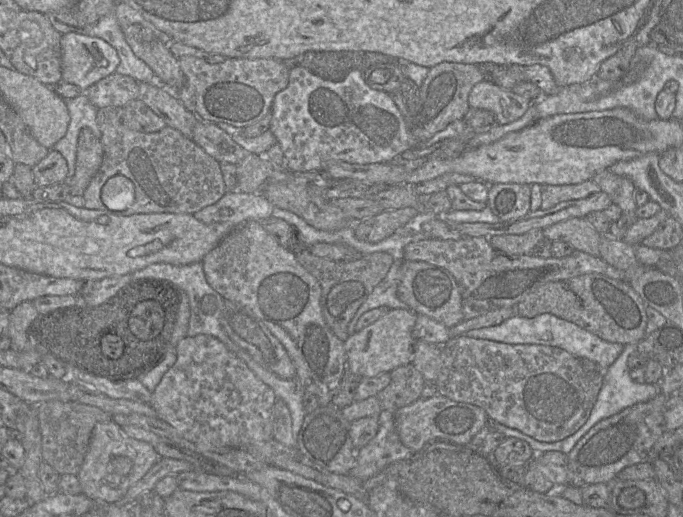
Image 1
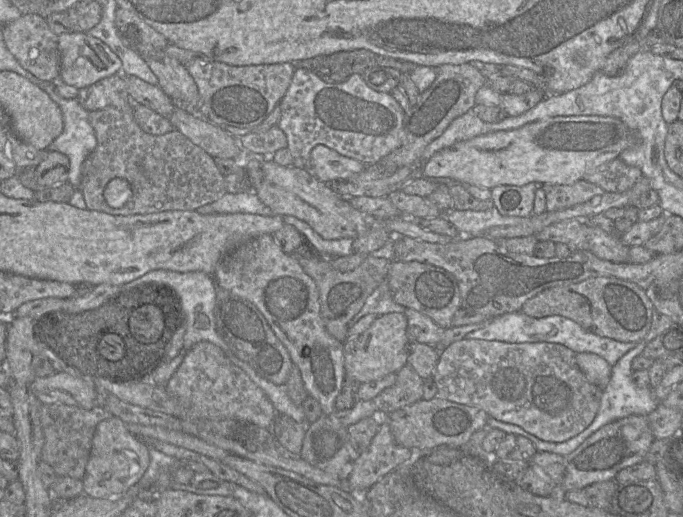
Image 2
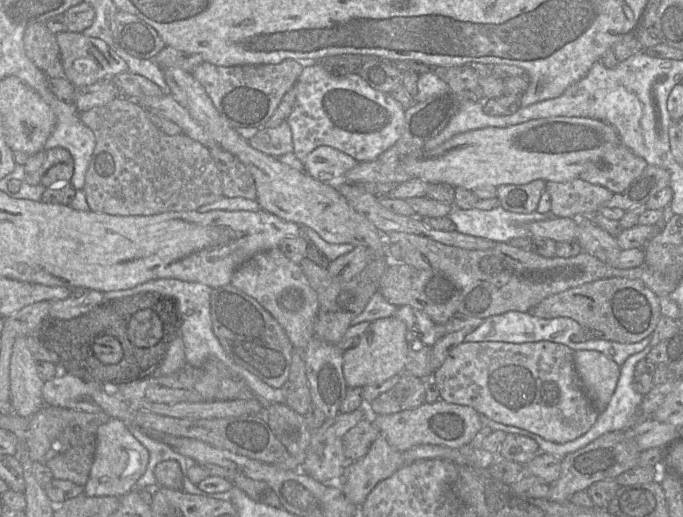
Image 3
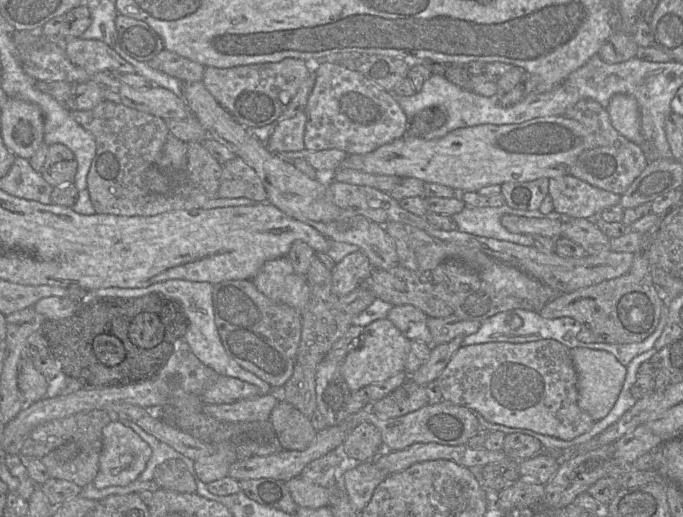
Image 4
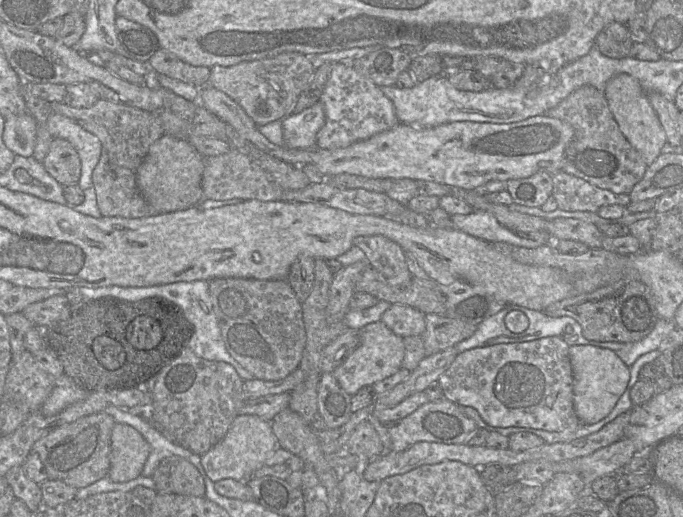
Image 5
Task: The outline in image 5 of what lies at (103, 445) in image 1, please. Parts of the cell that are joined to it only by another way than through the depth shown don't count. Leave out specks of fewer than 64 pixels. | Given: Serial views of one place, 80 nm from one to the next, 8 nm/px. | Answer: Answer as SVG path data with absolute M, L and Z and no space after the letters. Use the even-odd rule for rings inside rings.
M115 423L111 434L110 470L108 478L113 482L128 482L139 475L149 457L151 447L143 436L132 426L124 423Z

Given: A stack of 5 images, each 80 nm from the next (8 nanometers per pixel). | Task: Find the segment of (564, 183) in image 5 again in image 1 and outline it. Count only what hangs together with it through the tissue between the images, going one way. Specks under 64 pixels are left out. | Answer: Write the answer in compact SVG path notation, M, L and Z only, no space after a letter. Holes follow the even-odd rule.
M591 179L579 184L541 185L540 210L547 210L564 201L586 198L600 191L600 187Z

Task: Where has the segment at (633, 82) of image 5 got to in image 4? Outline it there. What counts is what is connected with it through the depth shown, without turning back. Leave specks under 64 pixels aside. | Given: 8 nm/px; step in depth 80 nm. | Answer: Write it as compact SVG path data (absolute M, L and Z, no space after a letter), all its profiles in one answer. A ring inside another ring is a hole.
M615 94L609 101L607 111L612 126L626 139L638 144L643 142L639 105L633 96Z

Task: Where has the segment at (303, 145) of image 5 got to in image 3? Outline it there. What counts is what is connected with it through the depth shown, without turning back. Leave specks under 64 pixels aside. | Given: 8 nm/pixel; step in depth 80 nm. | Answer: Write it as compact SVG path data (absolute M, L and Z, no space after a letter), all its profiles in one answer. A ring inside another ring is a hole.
M286 121L272 128L261 127L248 142L256 150L277 158L293 152L292 132Z

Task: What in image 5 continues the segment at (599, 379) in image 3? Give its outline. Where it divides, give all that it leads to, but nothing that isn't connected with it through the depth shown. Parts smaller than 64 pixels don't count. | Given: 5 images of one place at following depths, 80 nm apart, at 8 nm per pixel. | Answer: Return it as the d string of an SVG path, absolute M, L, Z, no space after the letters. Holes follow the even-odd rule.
M590 345L569 348L573 369L573 404L582 424L595 424L608 416L625 392L630 380L630 367L612 351Z

